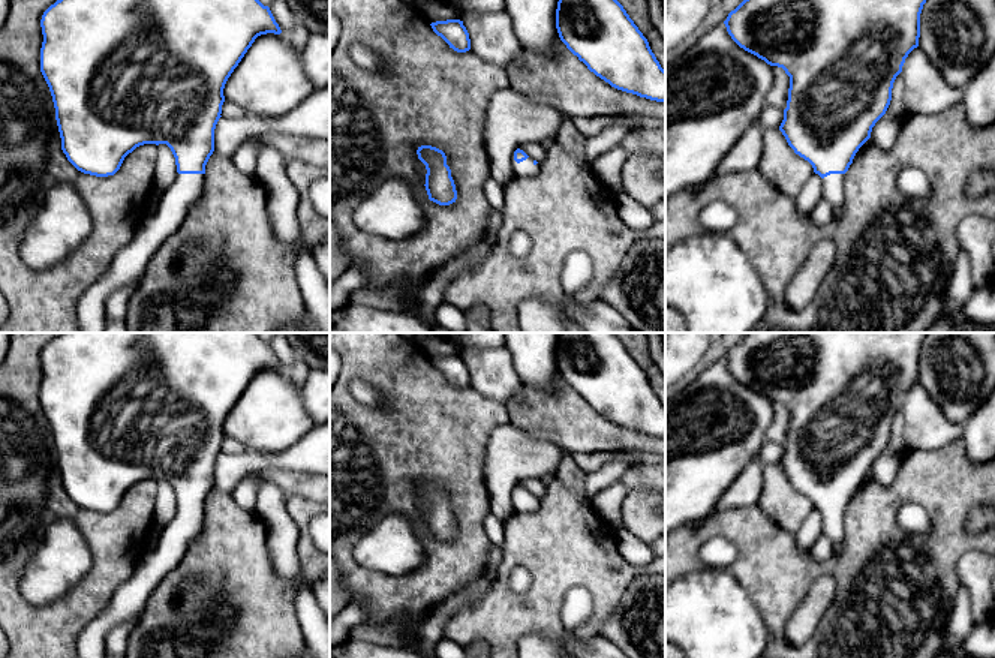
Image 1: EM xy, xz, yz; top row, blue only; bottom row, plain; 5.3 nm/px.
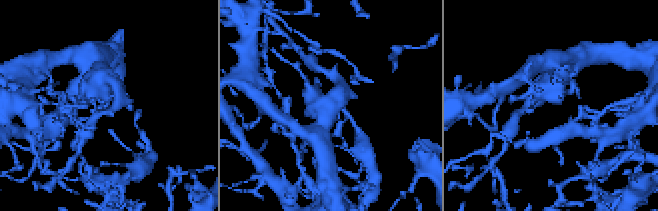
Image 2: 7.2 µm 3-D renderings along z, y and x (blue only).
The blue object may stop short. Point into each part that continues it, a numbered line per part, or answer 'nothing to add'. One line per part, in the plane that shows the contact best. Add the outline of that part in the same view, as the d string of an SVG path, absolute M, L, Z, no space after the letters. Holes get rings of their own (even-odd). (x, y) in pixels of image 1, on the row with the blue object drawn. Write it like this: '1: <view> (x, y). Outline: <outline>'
1: xy (129, 264). Outline: M178 174L162 192L159 208L138 223L132 241L114 256L108 271L78 300L76 322L79 333L103 333L105 303L117 289L139 282L160 247L184 222L190 207L201 198L205 174Z

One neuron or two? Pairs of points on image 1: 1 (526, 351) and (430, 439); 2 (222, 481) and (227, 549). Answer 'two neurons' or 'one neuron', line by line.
1: two neurons
2: two neurons

